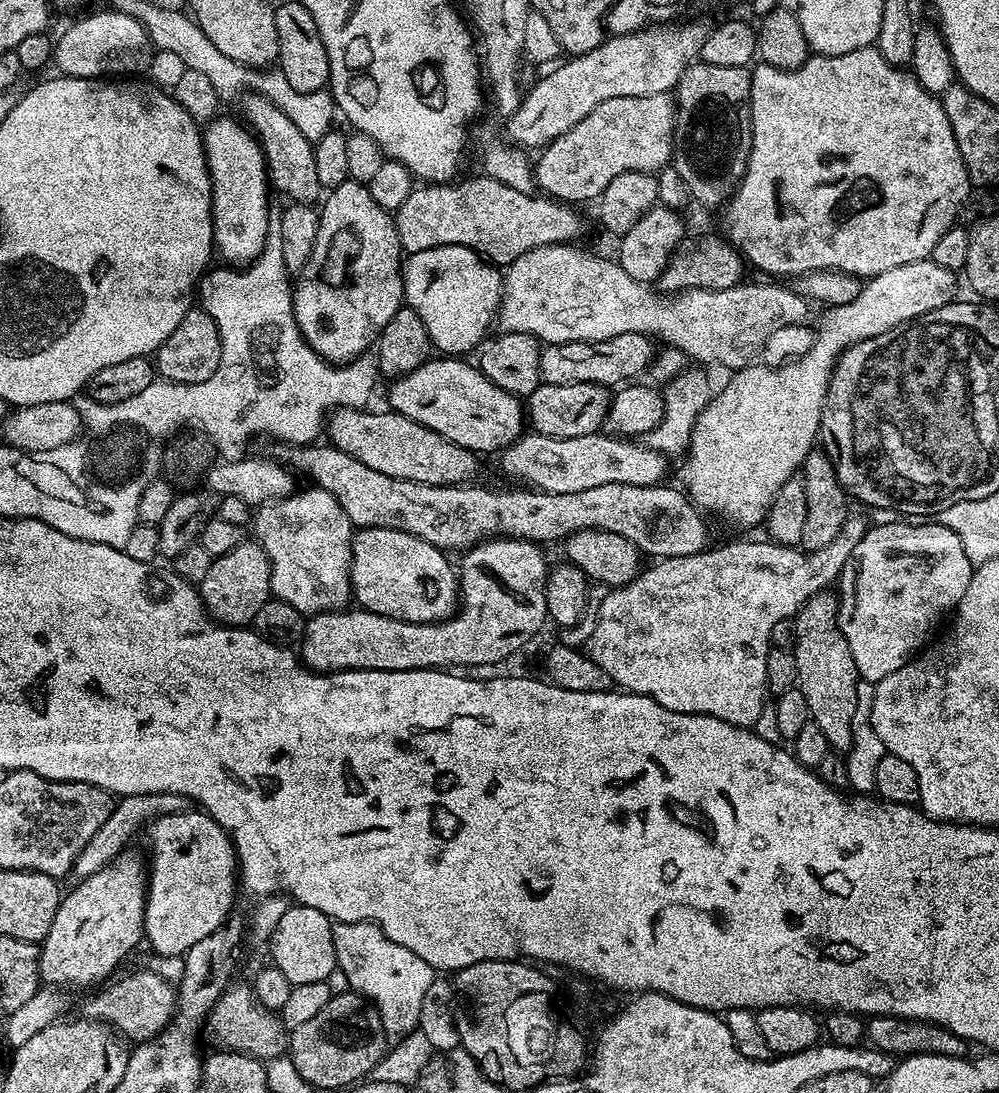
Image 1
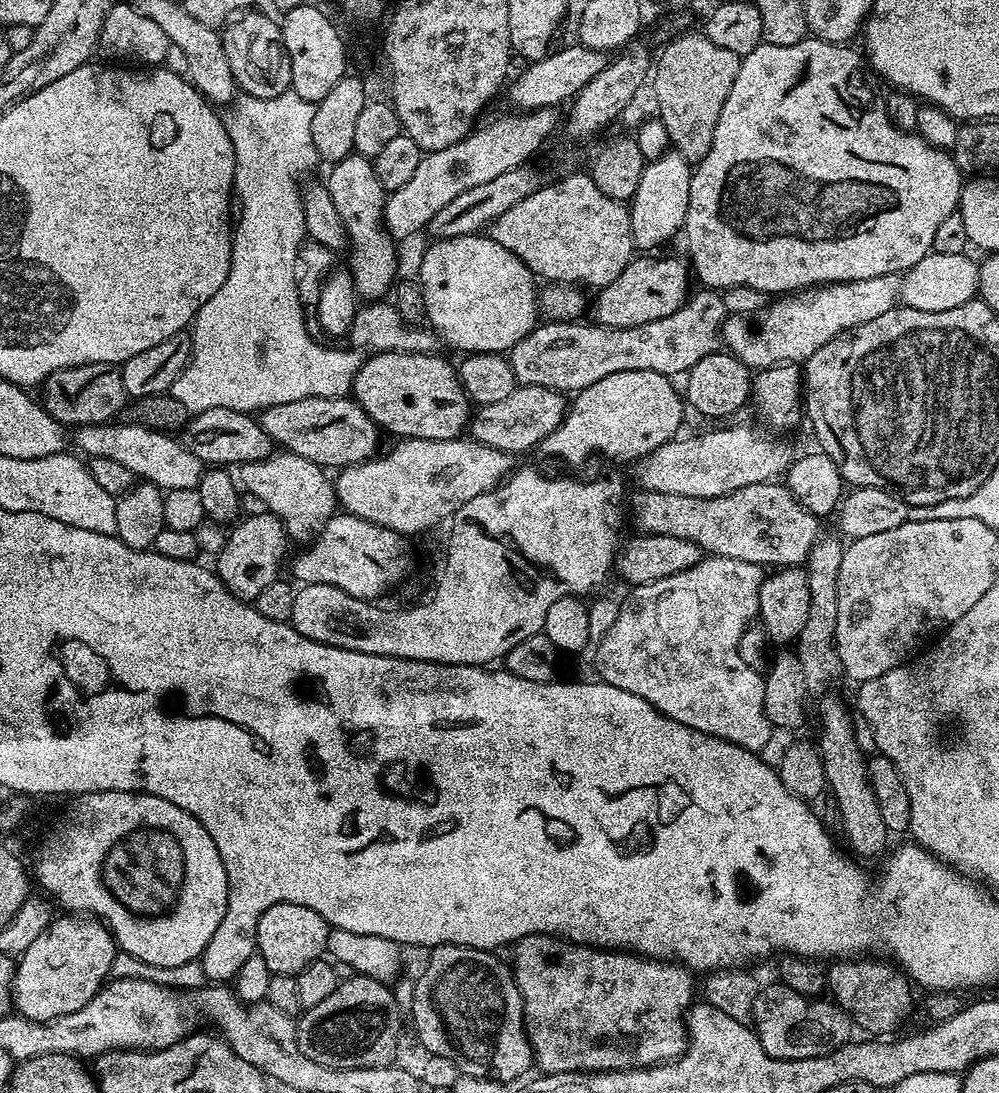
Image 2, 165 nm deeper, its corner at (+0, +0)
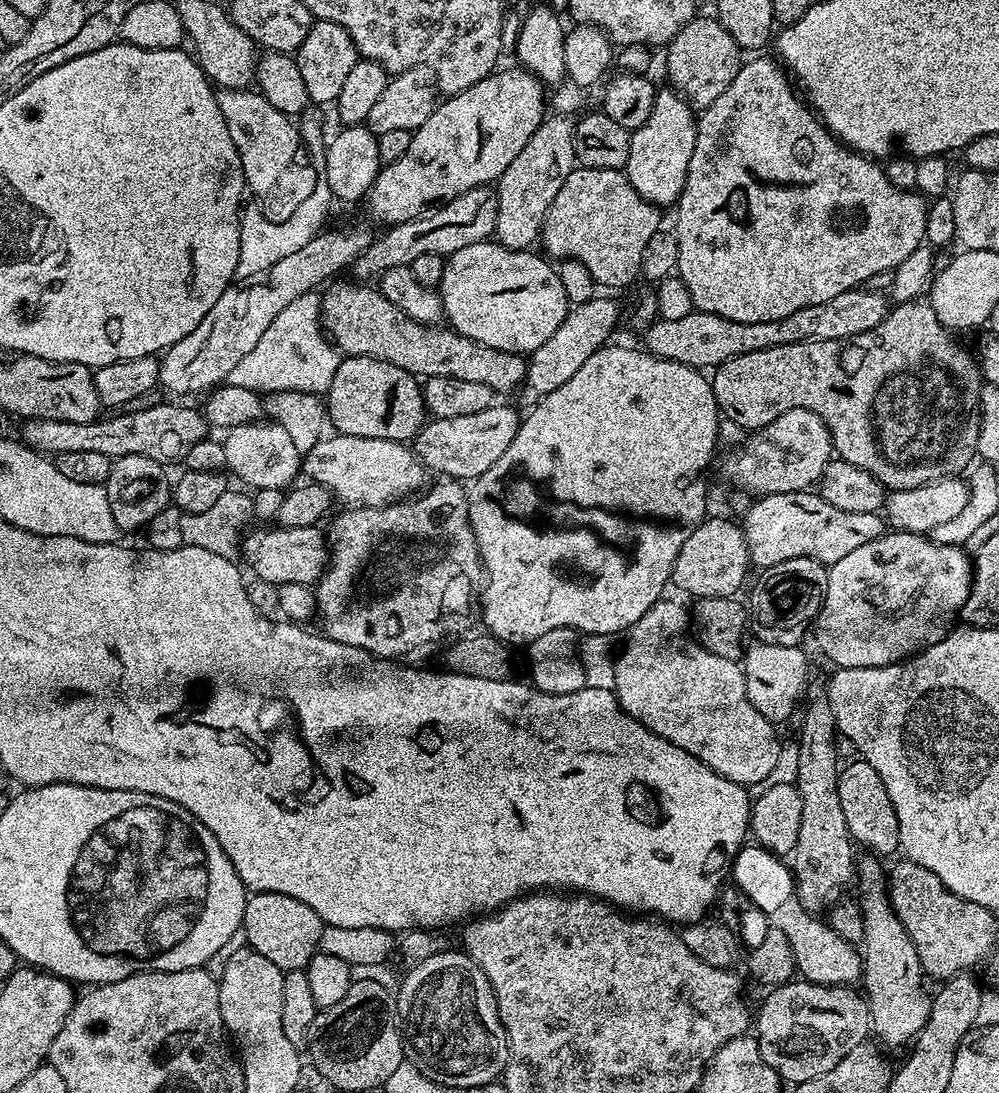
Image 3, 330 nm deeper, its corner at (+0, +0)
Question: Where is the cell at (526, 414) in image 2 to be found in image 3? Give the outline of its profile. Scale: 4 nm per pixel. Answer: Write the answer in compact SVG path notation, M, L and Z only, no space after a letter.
M500 402L486 410L478 410L478 414L462 414L462 418L432 418L414 437L414 451L429 473L445 472L448 475L445 477L453 481L472 482L502 458L506 446L510 446L514 434L518 434L521 419L521 413Z

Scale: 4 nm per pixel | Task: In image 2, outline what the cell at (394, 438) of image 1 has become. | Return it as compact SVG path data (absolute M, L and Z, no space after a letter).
M307 396L298 398L298 402L282 402L282 406L270 406L259 413L258 419L262 430L285 452L293 452L325 470L343 470L363 460L371 460L381 447L381 429L370 418L354 398L348 396Z

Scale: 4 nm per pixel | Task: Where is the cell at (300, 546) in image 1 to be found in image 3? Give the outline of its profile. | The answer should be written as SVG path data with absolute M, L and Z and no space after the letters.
M257 422L246 426L234 426L223 433L222 443L226 450L226 468L237 476L249 489L287 489L292 479L302 472L302 456L294 446L293 439L282 426L273 422Z

